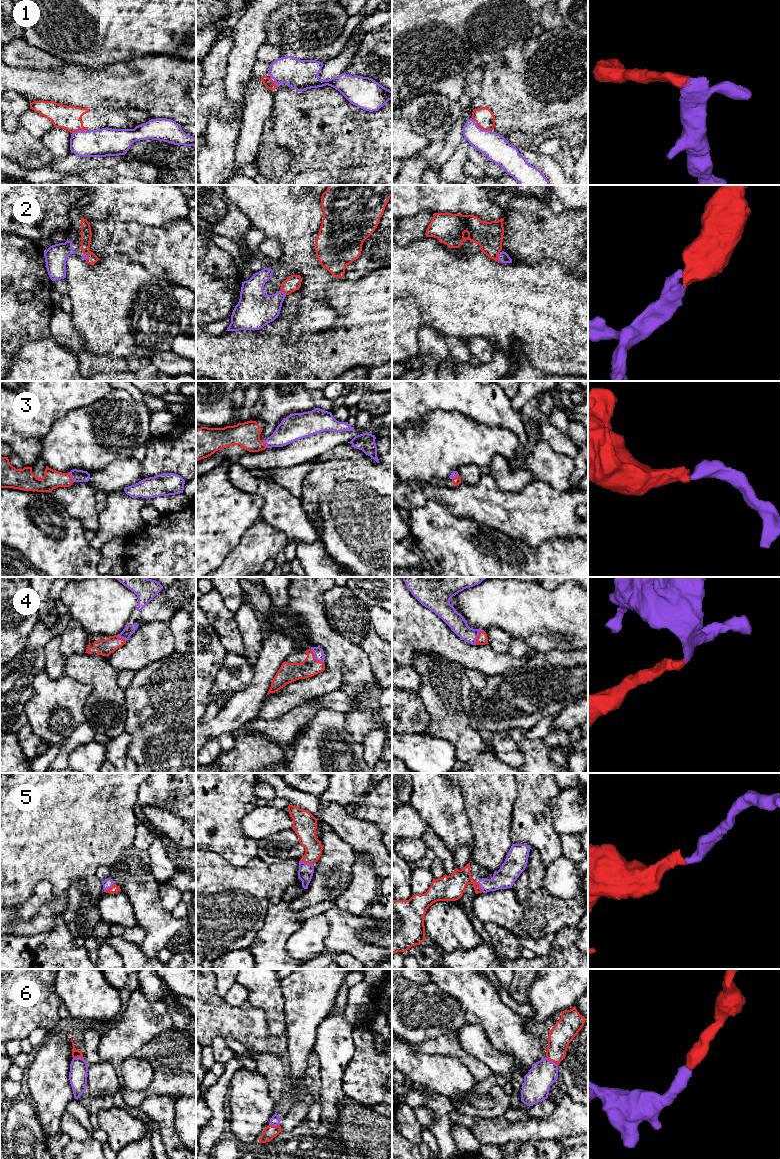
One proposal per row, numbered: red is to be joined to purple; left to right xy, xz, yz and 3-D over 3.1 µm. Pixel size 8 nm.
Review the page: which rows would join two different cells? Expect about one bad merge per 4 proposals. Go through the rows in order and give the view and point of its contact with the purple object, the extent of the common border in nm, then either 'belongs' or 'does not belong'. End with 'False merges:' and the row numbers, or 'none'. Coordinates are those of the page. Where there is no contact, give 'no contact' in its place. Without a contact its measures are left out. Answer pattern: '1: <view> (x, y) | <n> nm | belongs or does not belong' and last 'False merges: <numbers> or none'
1: yz (485, 130) | 100 nm | does not belong
2: yz (498, 258) | 70 nm | belongs
3: xy (71, 477) | 100 nm | belongs
4: xz (315, 658) | 160 nm | belongs
5: xz (307, 863) | 120 nm | belongs
6: yz (551, 1061) | 120 nm | belongs
False merges: 1

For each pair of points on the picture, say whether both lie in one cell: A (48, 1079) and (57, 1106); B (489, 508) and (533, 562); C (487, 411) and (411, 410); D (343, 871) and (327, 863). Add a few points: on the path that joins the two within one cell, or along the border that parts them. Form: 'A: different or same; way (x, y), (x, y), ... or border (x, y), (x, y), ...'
A: same; way (52, 1086), (52, 1099)
B: different; border (494, 529), (538, 546)
C: same; way (468, 401), (430, 401)
D: same; way (339, 871), (335, 871), (331, 867)

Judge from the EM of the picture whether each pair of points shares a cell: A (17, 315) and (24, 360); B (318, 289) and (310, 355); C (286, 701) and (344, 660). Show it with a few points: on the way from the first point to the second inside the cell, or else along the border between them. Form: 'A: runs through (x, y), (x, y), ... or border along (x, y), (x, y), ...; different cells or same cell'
A: border along (44, 338), (38, 341), (26, 341), (10, 364); different cells
B: border along (334, 320), (330, 329), (306, 332), (293, 343); different cells
C: border along (325, 669), (336, 669), (341, 673), (340, 689); different cells

